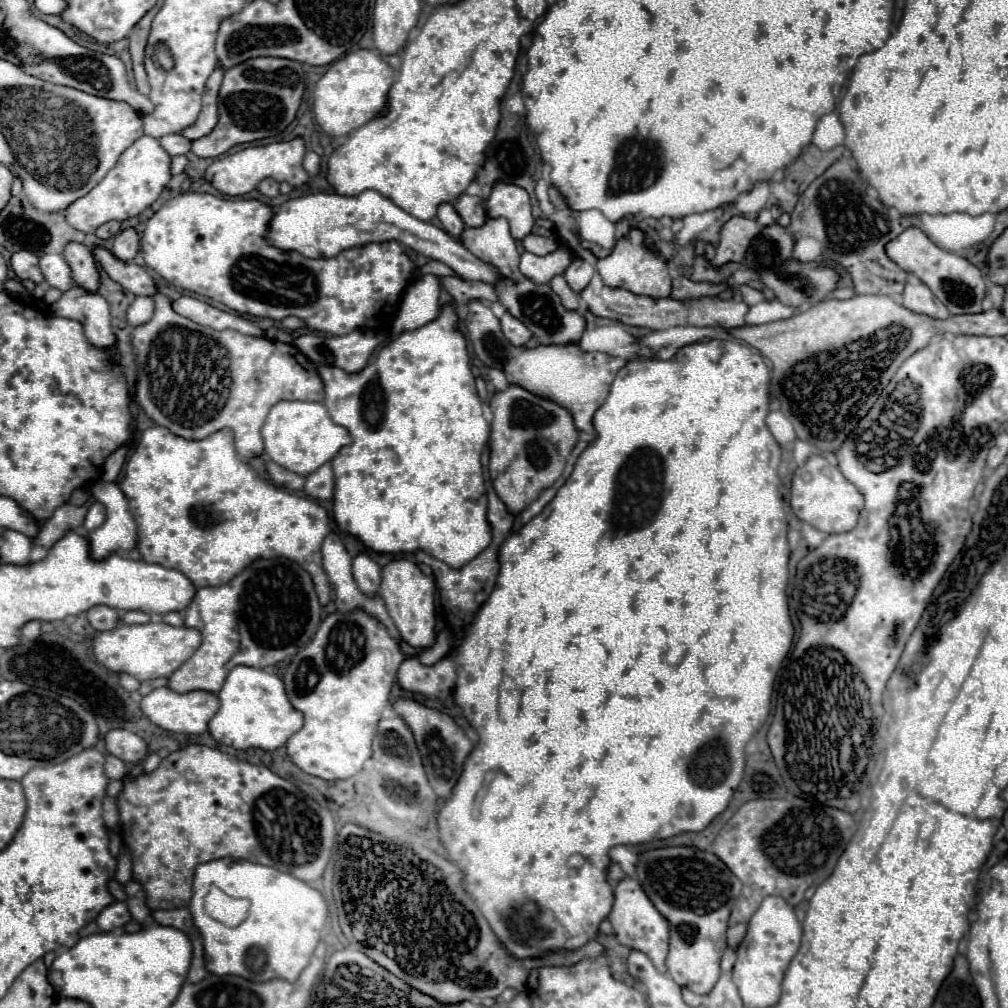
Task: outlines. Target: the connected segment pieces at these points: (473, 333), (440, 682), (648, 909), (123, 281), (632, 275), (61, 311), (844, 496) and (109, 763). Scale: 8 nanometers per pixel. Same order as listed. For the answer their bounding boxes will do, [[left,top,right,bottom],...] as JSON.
[[465,300,627,434],[397,658,455,700],[609,878,669,960],[93,248,157,296],[597,230,671,298],[51,288,117,364],[791,456,863,534],[105,756,127,780]]

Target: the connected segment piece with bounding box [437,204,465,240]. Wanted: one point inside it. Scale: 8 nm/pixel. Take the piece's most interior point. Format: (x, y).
(451, 221)

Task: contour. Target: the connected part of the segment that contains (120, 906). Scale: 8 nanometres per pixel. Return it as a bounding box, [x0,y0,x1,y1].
[97,902,131,930]

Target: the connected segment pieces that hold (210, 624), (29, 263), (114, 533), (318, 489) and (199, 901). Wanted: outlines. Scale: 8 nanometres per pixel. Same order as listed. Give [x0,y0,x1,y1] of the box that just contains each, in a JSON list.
[[167,560,321,694],[11,252,43,284],[89,482,137,560],[303,462,333,500],[189,858,327,982]]

